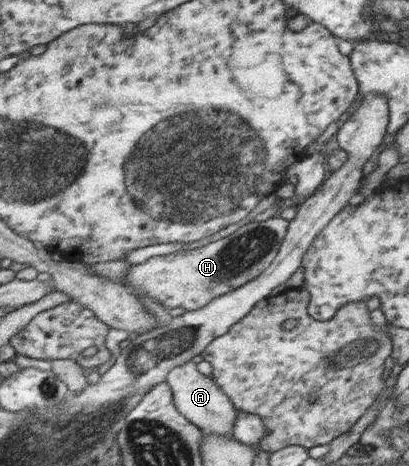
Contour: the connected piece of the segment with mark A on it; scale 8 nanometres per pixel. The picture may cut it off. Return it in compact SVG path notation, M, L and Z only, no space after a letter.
M188 361L183 366L175 367L171 377L166 381L173 389L174 400L177 408L194 425L197 425L206 434L226 436L231 440L233 437L235 421L239 414L230 396L217 384L213 376L204 375L199 369L196 361Z

